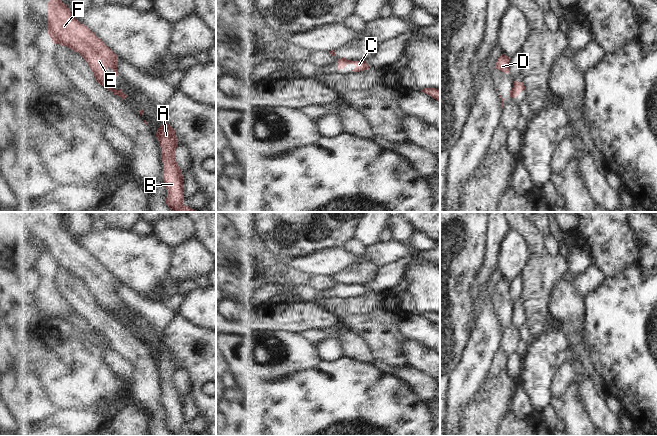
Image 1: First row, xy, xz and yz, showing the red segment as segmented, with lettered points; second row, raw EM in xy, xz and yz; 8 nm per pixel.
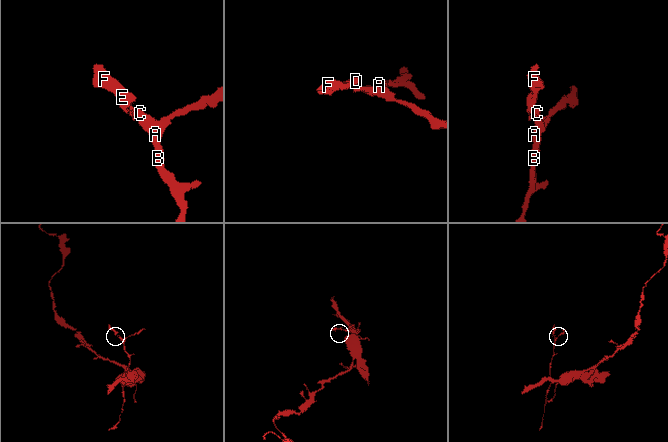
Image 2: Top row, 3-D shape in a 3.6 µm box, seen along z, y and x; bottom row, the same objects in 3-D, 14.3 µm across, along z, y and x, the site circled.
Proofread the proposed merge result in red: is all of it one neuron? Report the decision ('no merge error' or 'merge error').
merge error

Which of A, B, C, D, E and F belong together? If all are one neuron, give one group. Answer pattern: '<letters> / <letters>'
A B C / D E F

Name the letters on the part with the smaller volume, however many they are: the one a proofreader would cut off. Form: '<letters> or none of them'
D, E, F

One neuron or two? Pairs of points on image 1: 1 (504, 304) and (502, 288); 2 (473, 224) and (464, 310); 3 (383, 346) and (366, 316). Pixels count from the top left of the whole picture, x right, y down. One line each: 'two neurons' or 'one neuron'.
1: one neuron
2: one neuron
3: one neuron

